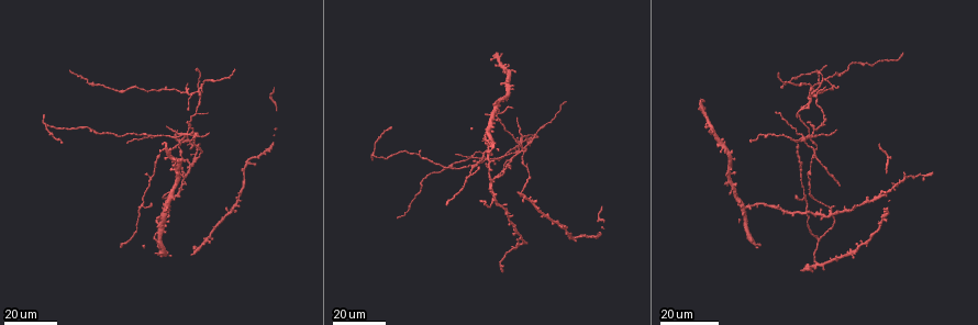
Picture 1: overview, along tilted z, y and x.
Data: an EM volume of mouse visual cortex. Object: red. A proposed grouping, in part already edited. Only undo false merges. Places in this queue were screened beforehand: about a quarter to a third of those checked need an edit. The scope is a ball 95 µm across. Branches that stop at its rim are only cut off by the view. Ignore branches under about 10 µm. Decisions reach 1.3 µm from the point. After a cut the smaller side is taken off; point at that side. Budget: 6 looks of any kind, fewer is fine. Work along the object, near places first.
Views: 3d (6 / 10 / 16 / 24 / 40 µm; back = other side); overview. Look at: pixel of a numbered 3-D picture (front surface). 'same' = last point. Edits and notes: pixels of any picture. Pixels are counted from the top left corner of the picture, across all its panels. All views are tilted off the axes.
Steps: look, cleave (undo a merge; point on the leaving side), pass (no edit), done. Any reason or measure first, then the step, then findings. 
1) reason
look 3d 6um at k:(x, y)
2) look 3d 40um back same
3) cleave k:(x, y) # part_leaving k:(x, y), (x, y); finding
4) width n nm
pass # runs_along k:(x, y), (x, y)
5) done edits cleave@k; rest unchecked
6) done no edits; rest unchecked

four or more arms meet
look 3d 24um at 1:(808, 135)

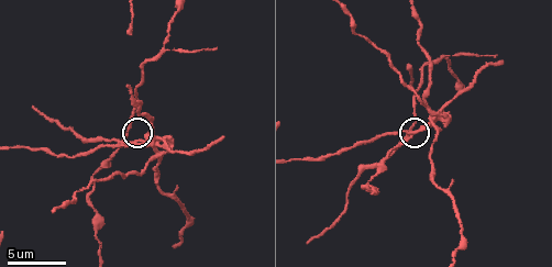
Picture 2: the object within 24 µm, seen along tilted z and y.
closer look
look 3d 10um at 2:(407, 138)

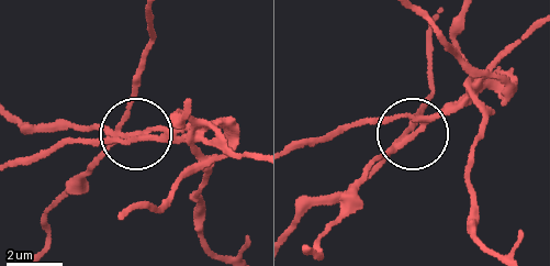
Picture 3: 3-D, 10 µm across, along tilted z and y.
cleave 3:(88, 126) # part_leaving 3:(392, 150), (411, 134), (404, 115), (361, 120), (298, 146); a second neuron is stuck on

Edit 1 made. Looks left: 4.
look overview

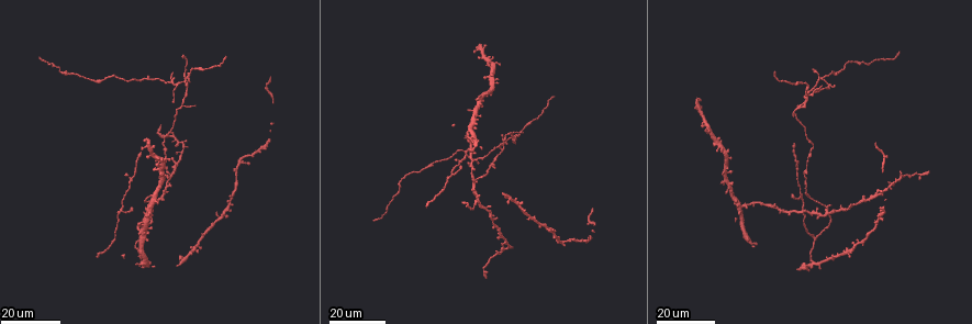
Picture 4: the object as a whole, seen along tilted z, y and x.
thin arm on a thick one
look 3d 24um at 4:(183, 79)

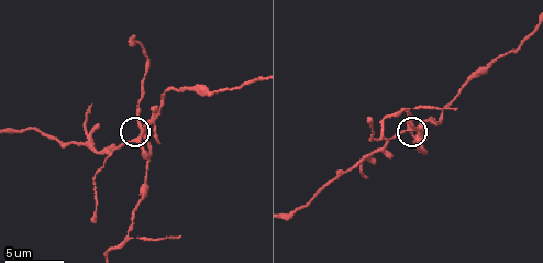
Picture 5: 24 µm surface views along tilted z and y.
look 3d 6um at 5:(139, 135)

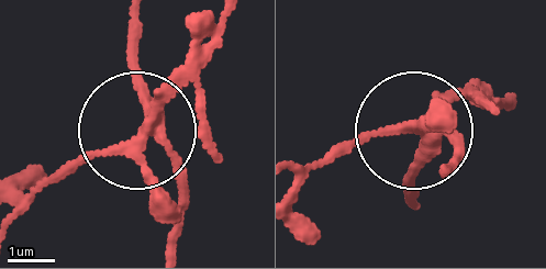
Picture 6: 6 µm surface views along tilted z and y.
width 280 nm
cleave 6:(151, 195) # part_leaving 6:(144, 132), (19, 192); two neurons meet here

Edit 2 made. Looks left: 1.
done edits cleave@3, cleave@6; rest unchecked

